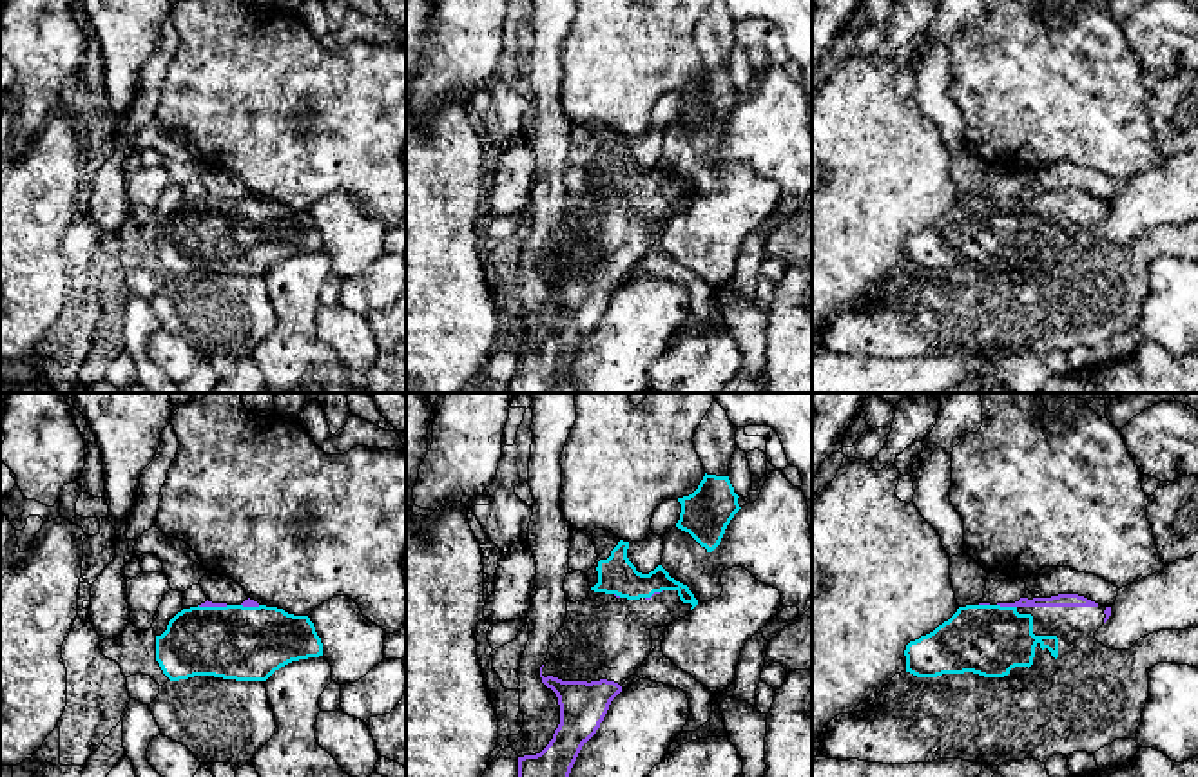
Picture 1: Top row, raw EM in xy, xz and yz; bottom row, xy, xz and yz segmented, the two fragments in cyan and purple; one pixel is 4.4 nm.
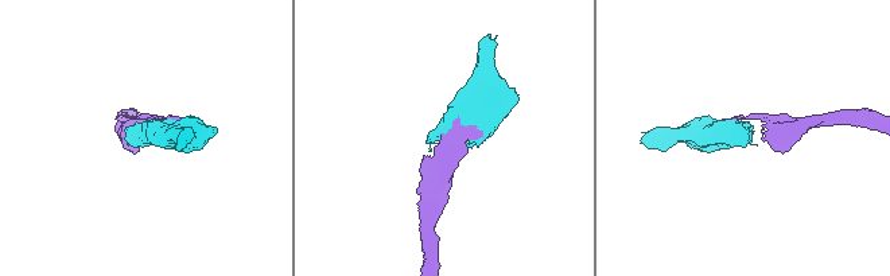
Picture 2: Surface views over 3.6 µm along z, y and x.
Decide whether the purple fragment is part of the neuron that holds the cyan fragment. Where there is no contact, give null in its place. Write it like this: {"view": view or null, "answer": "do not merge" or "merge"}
{"view": "yz", "answer": "merge"}

